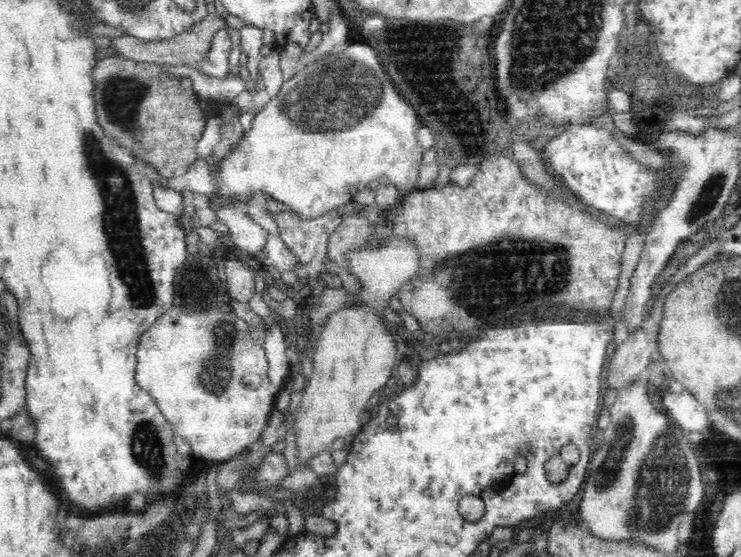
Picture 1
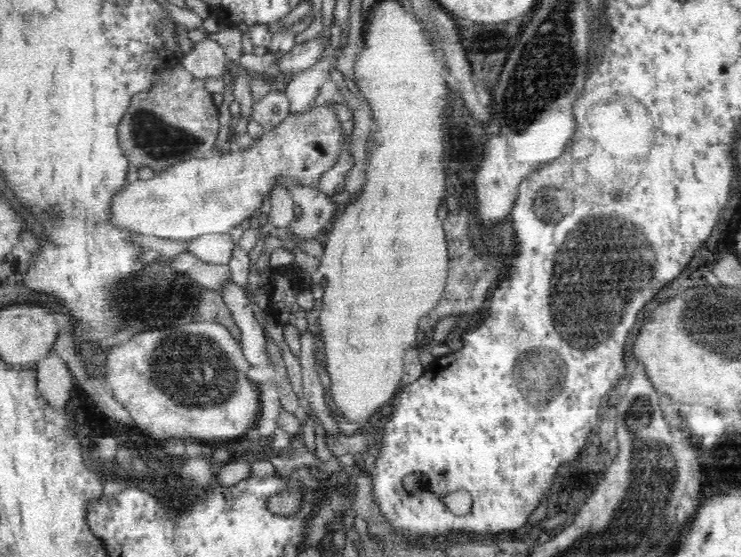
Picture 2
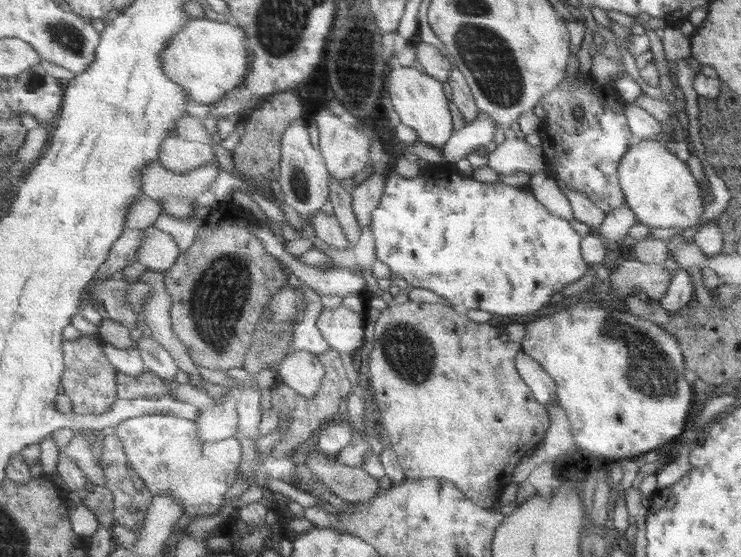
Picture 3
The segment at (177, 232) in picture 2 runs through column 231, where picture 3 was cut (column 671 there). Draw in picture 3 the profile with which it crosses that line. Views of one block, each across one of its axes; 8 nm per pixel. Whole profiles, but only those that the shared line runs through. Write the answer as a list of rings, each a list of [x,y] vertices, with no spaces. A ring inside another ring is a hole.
[[[632,141],[628,152],[621,157],[617,178],[624,193],[624,204],[633,212],[637,222],[651,228],[677,230],[679,233],[701,222],[706,201],[701,199],[699,182],[690,175],[686,163],[669,154],[659,141]]]

